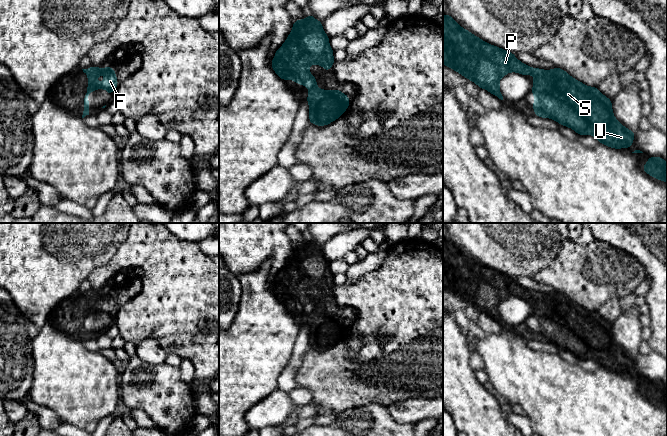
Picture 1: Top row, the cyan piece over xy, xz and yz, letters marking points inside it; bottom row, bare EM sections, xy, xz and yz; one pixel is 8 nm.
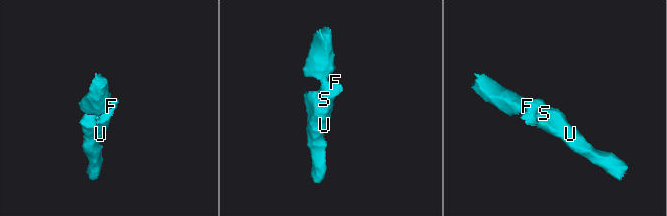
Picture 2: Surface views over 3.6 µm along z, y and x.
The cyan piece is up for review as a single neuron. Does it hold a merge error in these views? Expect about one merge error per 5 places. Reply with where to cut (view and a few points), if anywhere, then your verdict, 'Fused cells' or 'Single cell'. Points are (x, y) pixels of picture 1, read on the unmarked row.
No split. Single cell

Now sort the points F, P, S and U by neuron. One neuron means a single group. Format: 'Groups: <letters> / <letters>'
Groups: F P S U

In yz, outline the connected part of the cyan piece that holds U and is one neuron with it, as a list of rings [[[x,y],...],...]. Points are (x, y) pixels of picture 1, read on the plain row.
[[[449,238],[443,239],[443,288],[501,324],[503,320],[499,306],[503,300],[509,296],[526,301],[533,298],[533,313],[530,316],[535,322],[532,328],[534,339],[553,343],[560,349],[573,353],[578,359],[593,359],[598,366],[614,373],[632,371],[635,356],[624,351],[614,341],[612,324],[604,320],[597,311],[586,310],[561,292],[532,292],[519,285],[513,276],[488,268],[473,259],[456,247]]]

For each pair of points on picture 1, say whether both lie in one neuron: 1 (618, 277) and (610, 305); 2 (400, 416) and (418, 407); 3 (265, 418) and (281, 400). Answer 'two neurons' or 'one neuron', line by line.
1: two neurons
2: one neuron
3: one neuron

